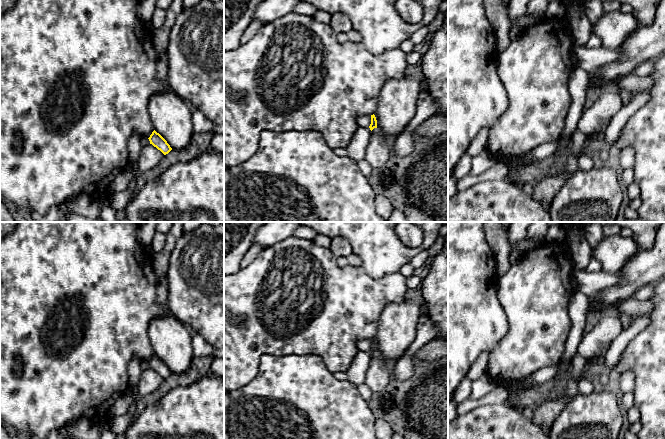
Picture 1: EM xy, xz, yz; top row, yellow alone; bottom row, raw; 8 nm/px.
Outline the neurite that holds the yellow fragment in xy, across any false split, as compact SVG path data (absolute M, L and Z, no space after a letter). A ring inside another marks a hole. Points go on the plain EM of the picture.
M155 354L152 356L148 363L150 368L160 374L164 379L168 378L172 374L167 365Z

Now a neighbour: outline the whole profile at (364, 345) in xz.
M362 339L357 343L357 348L360 352L368 352L371 348L371 339Z

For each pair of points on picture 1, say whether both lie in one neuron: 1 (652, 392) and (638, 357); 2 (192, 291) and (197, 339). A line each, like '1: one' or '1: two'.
1: one
2: two

